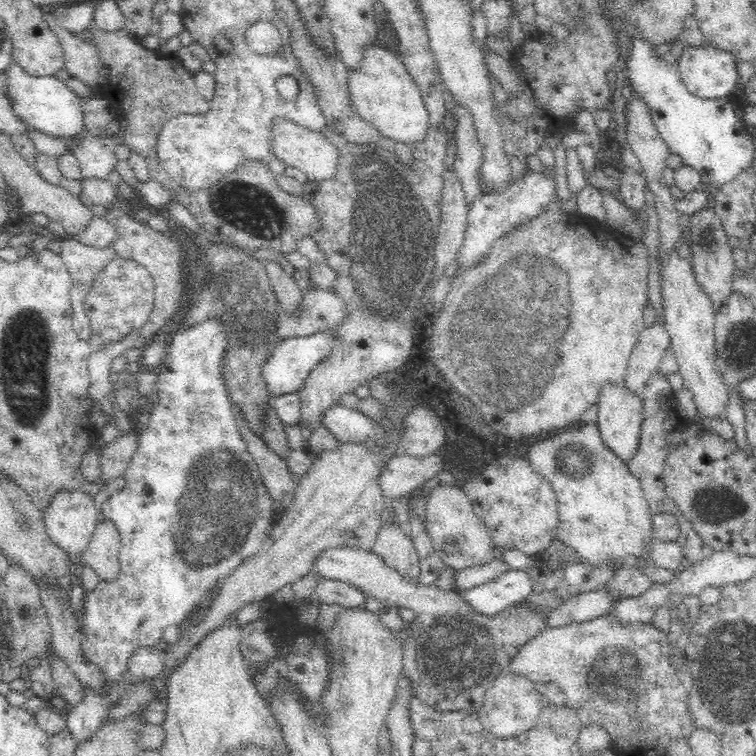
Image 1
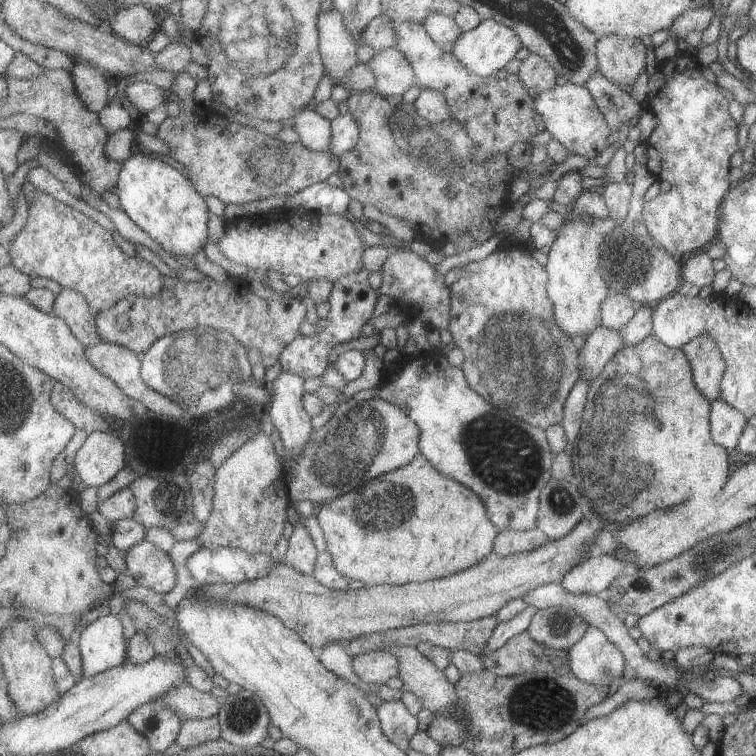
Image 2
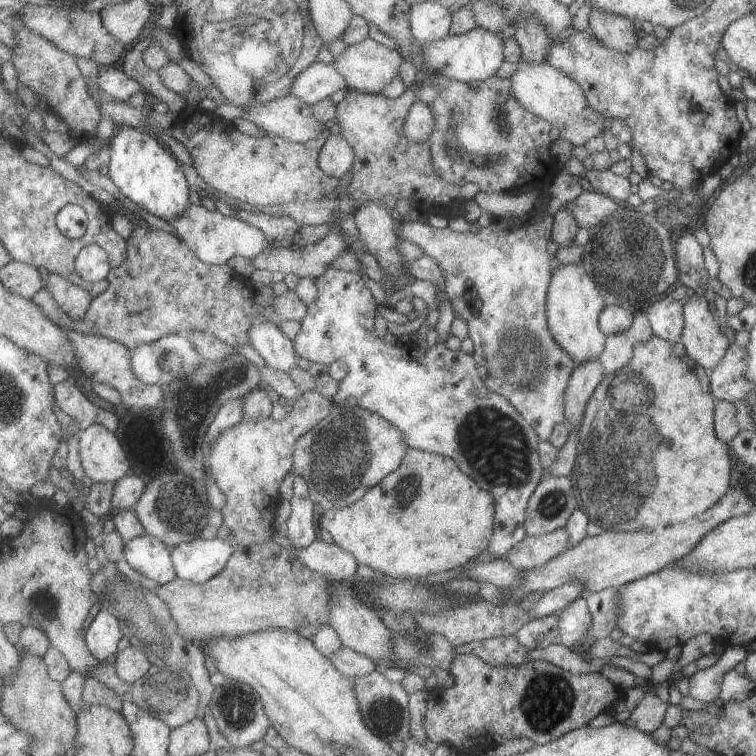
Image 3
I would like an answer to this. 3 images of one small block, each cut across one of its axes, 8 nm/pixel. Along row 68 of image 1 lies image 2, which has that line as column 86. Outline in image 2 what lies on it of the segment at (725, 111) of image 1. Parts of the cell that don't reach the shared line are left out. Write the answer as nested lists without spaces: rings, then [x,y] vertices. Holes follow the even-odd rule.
[[[120,614],[97,619],[82,634],[80,646],[86,662],[86,677],[128,662],[130,648]]]

